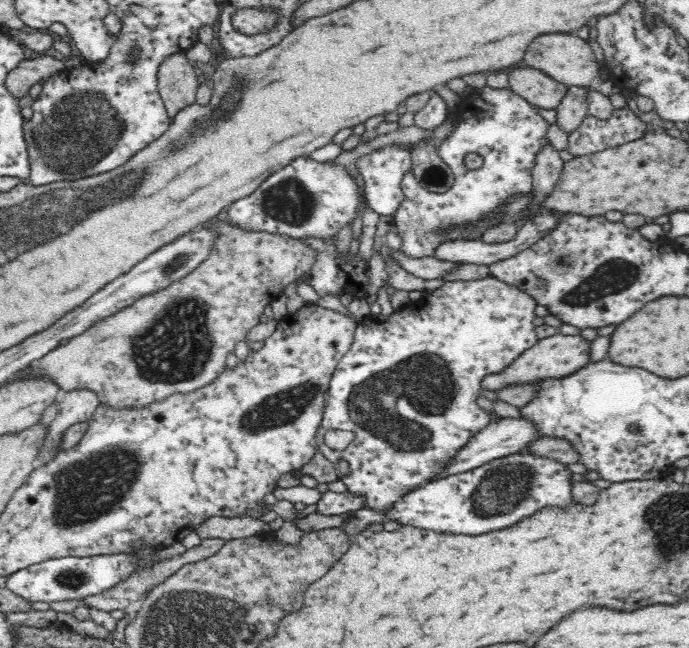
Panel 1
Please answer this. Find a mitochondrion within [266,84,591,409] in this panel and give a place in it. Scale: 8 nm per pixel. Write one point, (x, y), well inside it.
(436, 176)

